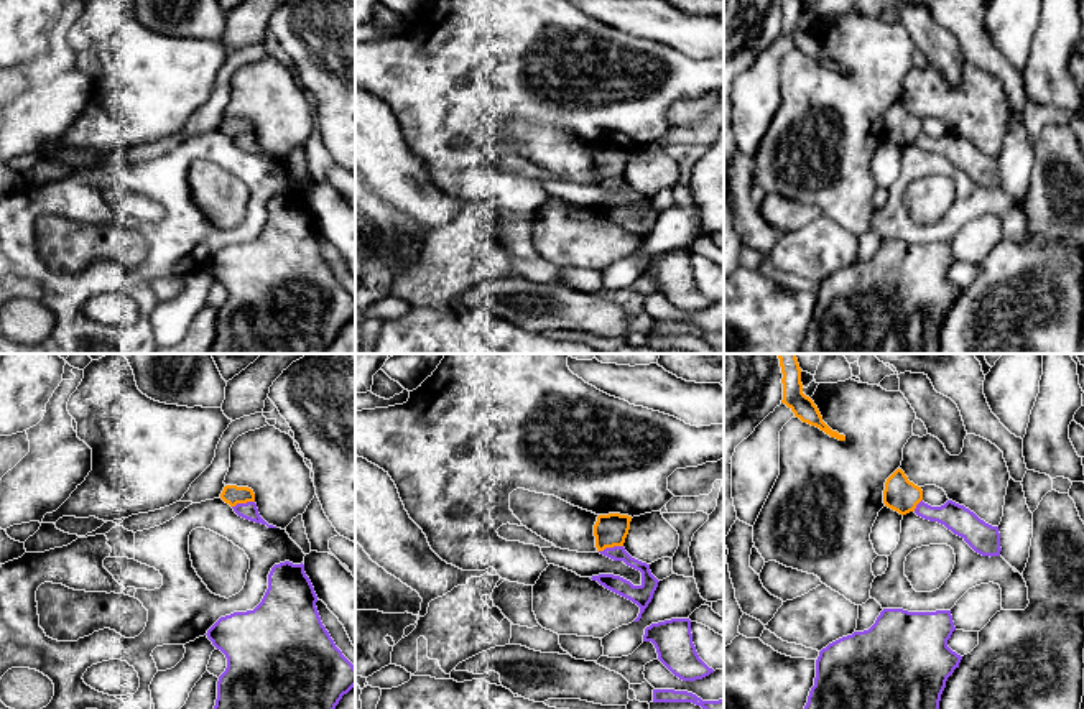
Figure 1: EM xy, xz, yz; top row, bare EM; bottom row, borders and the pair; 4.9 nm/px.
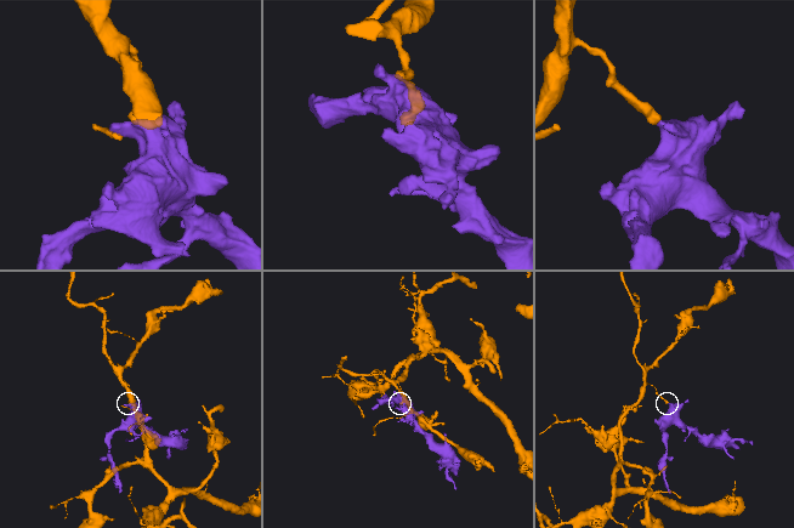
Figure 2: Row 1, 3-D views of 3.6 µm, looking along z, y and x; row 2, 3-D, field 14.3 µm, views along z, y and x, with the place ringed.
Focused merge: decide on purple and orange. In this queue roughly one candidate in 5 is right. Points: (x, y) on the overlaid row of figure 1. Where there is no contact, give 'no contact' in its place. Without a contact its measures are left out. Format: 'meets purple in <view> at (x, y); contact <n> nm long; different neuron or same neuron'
meets purple in xz at (611, 548); contact 120 nm long; different neuron

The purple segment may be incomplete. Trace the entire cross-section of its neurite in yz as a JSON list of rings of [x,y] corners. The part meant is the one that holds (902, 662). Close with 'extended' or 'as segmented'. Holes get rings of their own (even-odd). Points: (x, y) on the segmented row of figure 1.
[[[883,609],[869,630],[842,637],[819,651],[804,709],[939,709],[946,681],[962,660],[947,646],[954,630],[951,610]]]; as segmented

